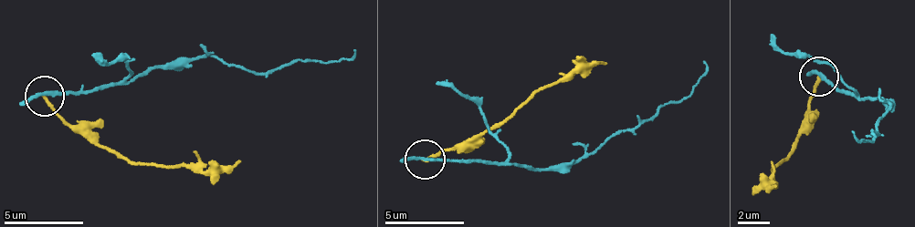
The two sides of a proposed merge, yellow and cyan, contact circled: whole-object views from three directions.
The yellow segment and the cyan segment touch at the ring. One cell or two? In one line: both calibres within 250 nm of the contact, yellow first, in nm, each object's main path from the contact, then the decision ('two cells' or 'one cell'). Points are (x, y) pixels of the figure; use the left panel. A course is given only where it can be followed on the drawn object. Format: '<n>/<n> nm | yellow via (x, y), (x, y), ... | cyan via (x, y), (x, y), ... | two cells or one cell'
200/200 nm | yellow via (46, 97), (75, 127), (135, 163), (173, 167), (242, 161) | cyan via (46, 97), (129, 86), (158, 67), (184, 64), (213, 56), (251, 72), (318, 61), (342, 61), (355, 49) | two cells

